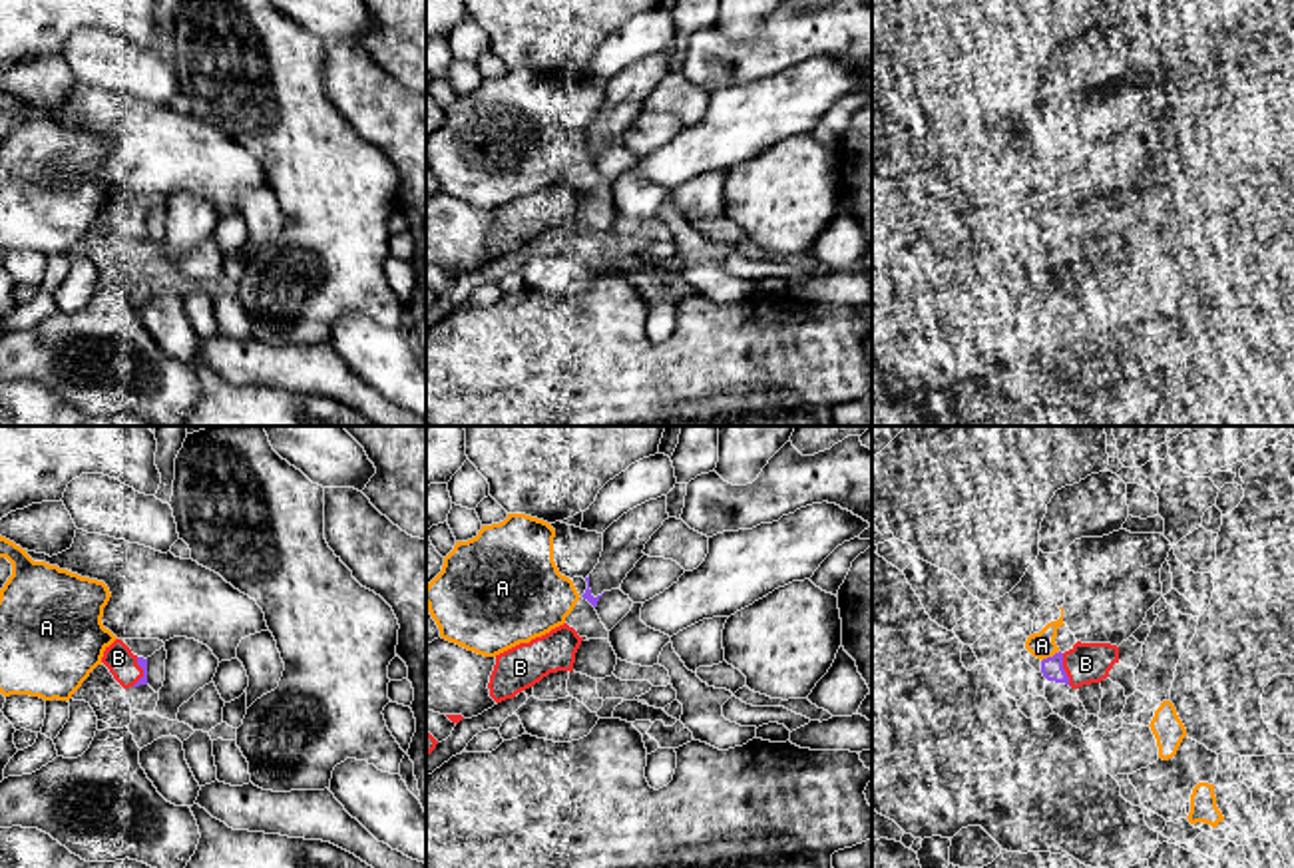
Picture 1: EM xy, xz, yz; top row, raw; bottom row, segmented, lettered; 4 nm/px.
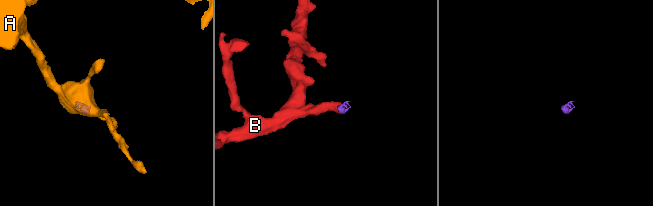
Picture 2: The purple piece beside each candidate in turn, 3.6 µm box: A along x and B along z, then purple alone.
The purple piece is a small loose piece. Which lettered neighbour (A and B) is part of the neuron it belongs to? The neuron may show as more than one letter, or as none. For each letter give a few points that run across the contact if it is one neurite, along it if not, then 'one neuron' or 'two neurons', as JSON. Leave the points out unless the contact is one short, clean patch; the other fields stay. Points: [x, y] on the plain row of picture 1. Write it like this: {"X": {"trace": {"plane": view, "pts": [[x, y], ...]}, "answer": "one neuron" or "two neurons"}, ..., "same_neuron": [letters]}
{"A": {"answer": "two neurons"}, "B": {"answer": "one neuron"}, "same_neuron": ["B"]}

